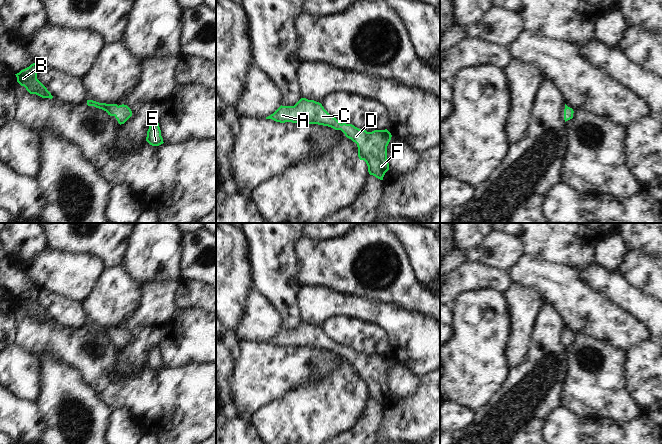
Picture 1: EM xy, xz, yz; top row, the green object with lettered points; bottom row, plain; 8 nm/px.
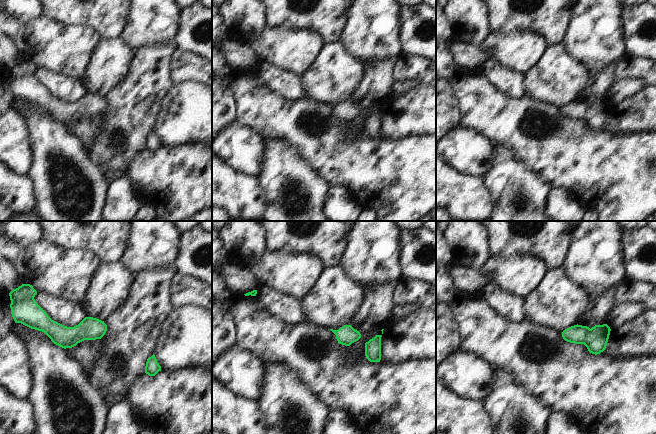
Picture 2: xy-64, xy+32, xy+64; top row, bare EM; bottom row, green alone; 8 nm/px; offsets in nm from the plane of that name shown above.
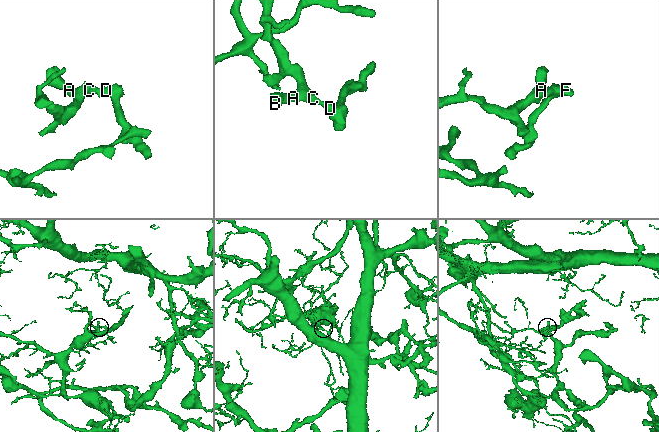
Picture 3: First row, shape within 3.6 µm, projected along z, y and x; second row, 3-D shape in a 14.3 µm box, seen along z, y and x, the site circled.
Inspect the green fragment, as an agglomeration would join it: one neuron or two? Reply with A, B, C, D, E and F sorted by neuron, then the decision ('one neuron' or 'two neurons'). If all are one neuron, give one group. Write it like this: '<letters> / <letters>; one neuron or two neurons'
A B C D E F; one neuron

